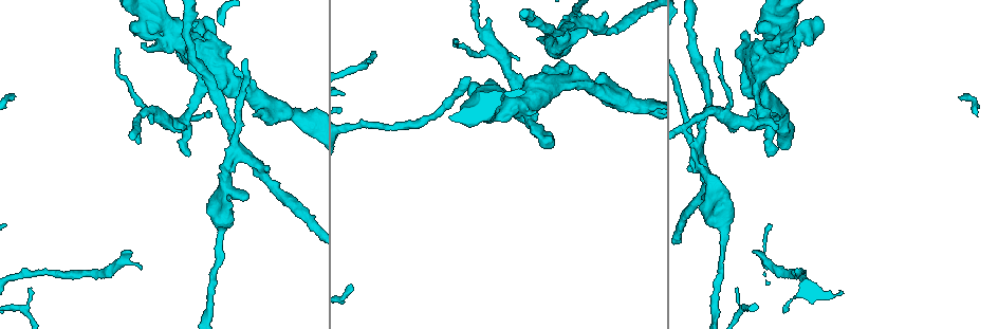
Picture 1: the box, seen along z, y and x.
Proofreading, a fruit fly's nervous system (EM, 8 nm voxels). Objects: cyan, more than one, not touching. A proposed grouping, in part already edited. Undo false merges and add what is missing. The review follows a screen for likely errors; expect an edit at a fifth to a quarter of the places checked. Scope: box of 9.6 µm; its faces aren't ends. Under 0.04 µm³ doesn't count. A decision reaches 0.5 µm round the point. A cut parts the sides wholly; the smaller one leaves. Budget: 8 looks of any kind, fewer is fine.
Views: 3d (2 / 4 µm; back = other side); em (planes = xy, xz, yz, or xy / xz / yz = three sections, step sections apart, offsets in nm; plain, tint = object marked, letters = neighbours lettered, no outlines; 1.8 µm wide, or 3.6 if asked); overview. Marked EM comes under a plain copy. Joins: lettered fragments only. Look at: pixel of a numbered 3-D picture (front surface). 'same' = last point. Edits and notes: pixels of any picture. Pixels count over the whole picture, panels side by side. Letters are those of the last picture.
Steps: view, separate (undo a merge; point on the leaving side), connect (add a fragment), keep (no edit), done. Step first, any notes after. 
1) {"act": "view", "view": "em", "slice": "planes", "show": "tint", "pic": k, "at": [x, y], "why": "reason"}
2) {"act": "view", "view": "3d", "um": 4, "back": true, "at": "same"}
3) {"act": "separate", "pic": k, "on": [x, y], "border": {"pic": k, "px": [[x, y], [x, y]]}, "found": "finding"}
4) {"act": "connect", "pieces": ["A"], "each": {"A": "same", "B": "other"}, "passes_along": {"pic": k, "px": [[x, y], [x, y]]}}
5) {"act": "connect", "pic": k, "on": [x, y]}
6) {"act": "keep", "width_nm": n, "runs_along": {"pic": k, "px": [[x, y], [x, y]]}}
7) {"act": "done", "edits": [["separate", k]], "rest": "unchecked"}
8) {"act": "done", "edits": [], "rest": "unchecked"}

{"act": "view", "view": "3d", "um": 4, "pic": 1, "at": [165, 29], "why": "sharp bend"}

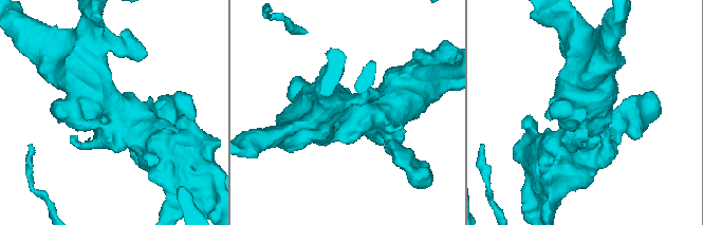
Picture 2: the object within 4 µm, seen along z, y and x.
{"act": "view", "view": "em", "um": 3.6, "slice": "planes", "show": "letters", "pic": 2, "at": [347, 113], "why": "need the tissue"}

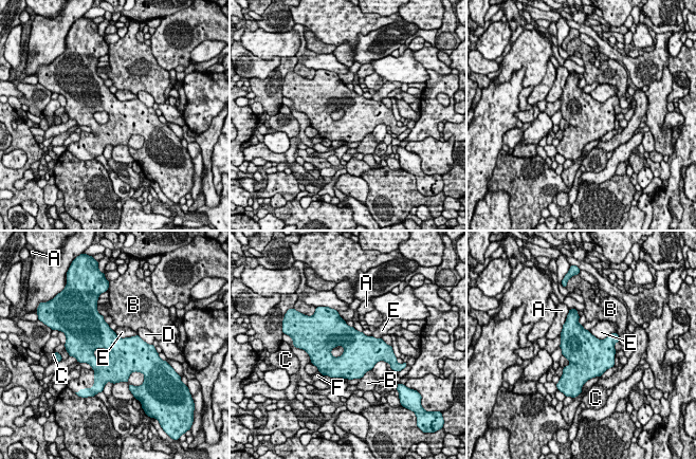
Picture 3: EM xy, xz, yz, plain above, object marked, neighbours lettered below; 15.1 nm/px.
{"act": "keep", "width_nm": 380, "each": {"A": "other", "B": "other", "C": "other", "D": "other", "E": "other", "F": "other"}, "border": {"pic": 3, "px": [[588, 330], [599, 338], [615, 333]]}, "found": "one neuron here"}

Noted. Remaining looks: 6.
{"act": "view", "view": "em", "slice": "xz", "step": 8, "show": "letters", "pic": 1, "at": [490, 19]}

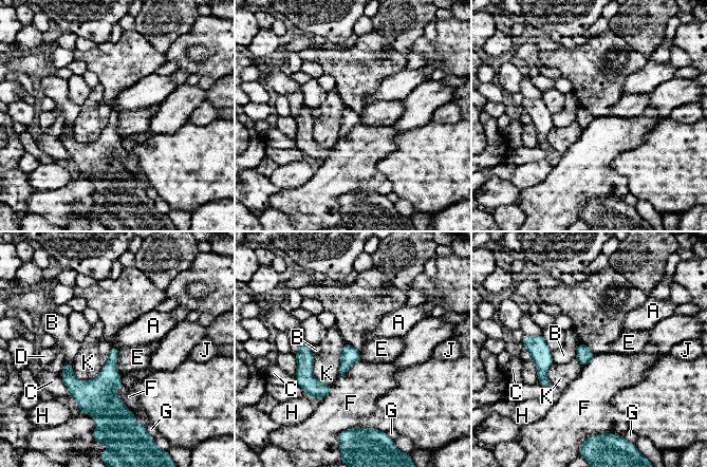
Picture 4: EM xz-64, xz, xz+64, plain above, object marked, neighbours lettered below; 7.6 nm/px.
{"act": "view", "view": "em", "slice": "planes", "show": "letters", "at": "same"}

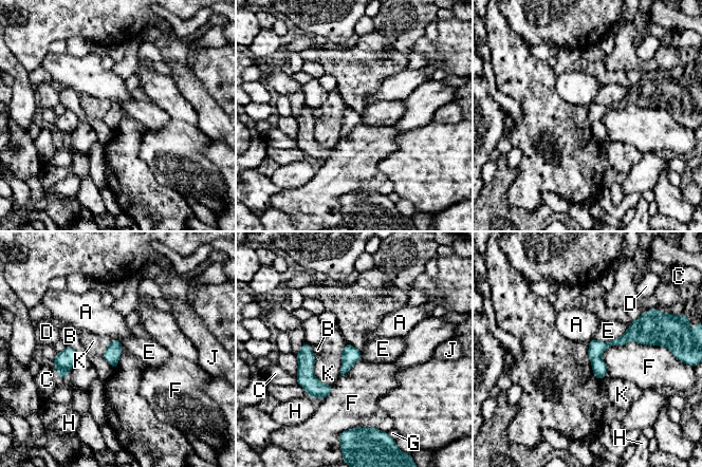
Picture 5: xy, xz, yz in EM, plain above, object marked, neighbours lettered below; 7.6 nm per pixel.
{"act": "keep", "each": {"A": "other", "B": "other", "C": "other", "D": "other", "E": "other", "F": "other", "G": "other", "H": "other", "J": "other", "K": "other"}, "found": "none of them fits"}

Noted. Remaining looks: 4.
{"act": "view", "view": "em", "slice": "planes", "show": "letters", "pic": 1, "at": [692, 159], "why": "abrupt turn"}

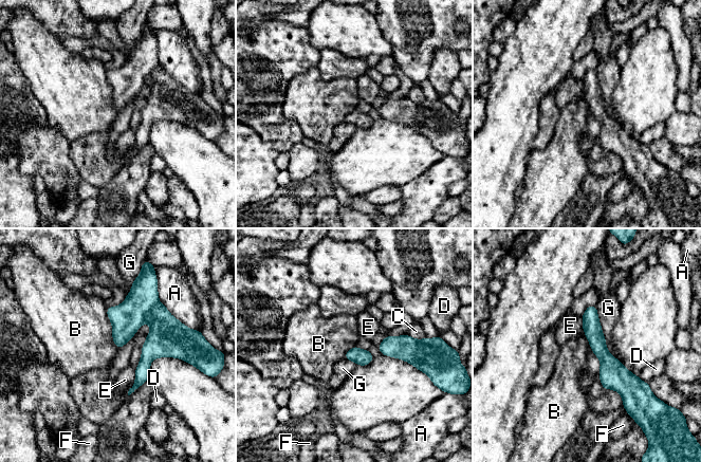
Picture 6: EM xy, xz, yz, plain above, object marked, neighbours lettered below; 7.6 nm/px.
{"act": "separate", "pic": 6, "on": [168, 336], "width_nm": 120, "each": {"A": "other", "B": "other", "C": "other", "D": "other", "E": "other", "F": "other", "G": "other"}, "found": "a second neuron is stuck on"}

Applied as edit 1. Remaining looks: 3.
{"act": "done", "edits": [["separate", 6]], "rest": "unchecked"}

